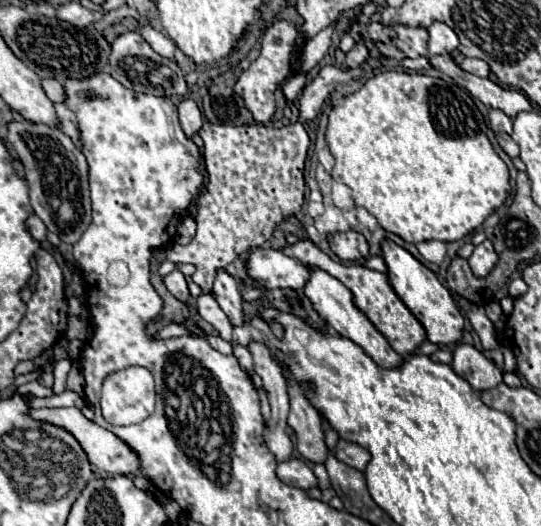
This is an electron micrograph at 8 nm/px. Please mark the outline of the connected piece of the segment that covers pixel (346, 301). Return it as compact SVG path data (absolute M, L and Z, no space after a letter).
M307 266L309 268L309 280L303 286L303 294L309 298L313 310L325 320L325 324L329 328L333 328L335 332L339 332L341 336L353 340L357 346L363 348L363 352L367 356L371 356L379 366L383 368L395 368L401 362L401 356L389 346L389 342L385 340L385 336L367 320L365 314L361 314L355 306L353 306L353 298L351 292L331 274L327 274L325 270L317 268L317 266Z

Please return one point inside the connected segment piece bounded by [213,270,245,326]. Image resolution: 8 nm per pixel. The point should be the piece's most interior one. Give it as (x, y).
(225, 289)

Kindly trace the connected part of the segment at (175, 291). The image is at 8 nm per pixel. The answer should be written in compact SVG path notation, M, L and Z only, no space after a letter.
M173 270L171 274L167 274L167 276L163 278L163 282L165 282L167 290L169 290L177 300L187 302L187 298L189 298L189 290L187 290L185 276L183 276L179 270Z

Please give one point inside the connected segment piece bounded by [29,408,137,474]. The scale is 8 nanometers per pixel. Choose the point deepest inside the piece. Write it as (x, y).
(104, 451)

